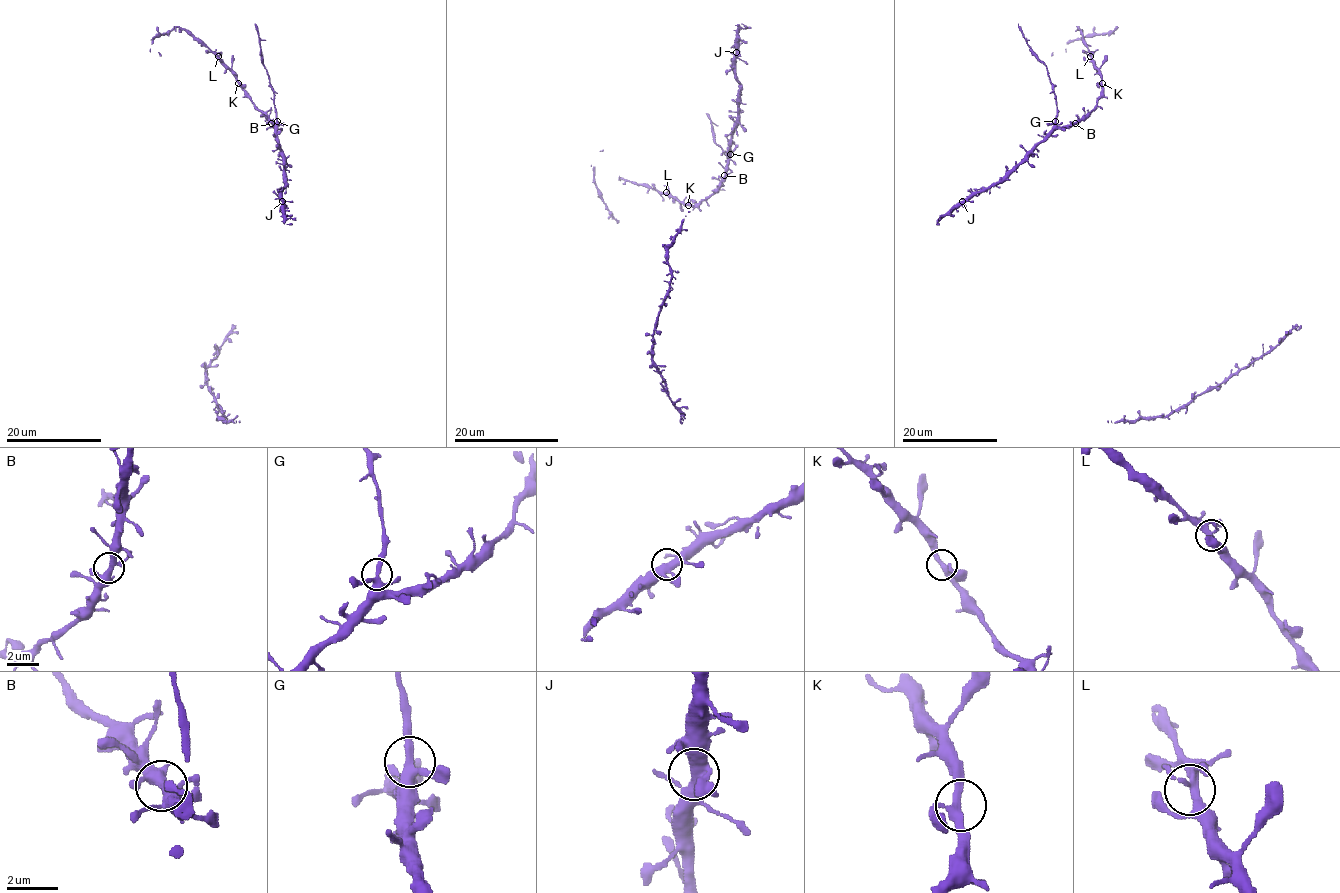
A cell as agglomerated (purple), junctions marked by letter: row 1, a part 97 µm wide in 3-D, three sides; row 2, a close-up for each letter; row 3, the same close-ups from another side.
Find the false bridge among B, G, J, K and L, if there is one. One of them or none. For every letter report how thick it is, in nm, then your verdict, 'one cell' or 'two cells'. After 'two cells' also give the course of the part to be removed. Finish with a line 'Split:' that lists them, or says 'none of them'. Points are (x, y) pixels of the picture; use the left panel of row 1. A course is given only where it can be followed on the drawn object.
B: calibre 360 nm; one cell
G: calibre 320 nm; two cells; course (276, 122), (271, 85), (255, 23)
J: calibre 400 nm; one cell
K: calibre 300 nm; one cell
L: calibre 320 nm; one cell
Split: G

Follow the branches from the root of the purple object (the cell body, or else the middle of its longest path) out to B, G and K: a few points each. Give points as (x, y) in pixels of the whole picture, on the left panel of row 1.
B: (286, 208), (282, 199), (285, 155), (271, 123)
G: (286, 208), (282, 199), (285, 154), (279, 144), (276, 122)
K: (286, 208), (282, 199), (285, 155), (279, 147), (277, 134), (271, 122), (238, 83)

